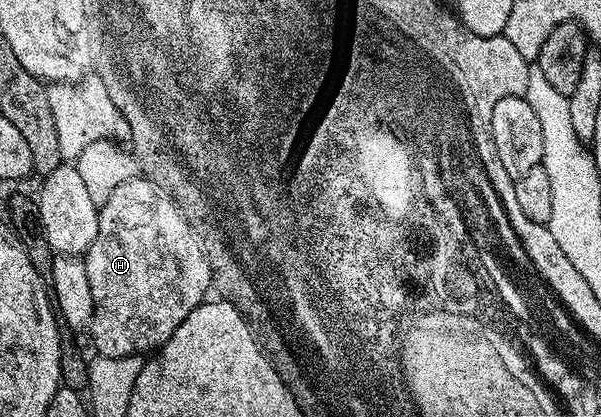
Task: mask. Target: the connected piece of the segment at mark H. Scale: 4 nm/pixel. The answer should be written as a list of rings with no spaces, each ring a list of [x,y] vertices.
[[[144,176],[118,183],[110,191],[110,199],[98,209],[98,235],[83,254],[86,279],[90,279],[90,295],[94,299],[92,312],[92,345],[101,357],[134,357],[161,349],[178,331],[182,319],[203,305],[214,283],[208,279],[208,267],[203,253],[191,235],[191,224],[174,199],[166,195]]]

